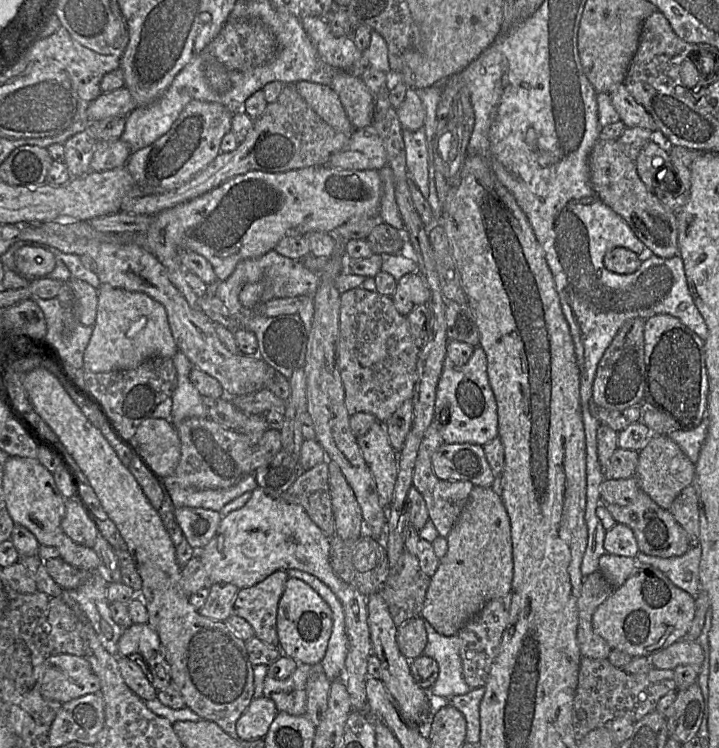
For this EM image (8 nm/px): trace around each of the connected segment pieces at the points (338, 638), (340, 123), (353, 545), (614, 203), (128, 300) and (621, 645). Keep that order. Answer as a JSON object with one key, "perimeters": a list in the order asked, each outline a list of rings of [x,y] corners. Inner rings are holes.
{"perimeters":[[[[287,569],[286,572],[289,577],[300,579],[311,586],[329,605],[332,612],[332,630],[320,667],[330,682],[336,679],[343,680],[348,639],[345,632],[344,611],[339,599],[316,576],[298,569]]],[[[298,81],[296,89],[306,103],[335,130],[351,135],[354,127],[348,119],[338,94],[328,85]]],[[[364,532],[354,539],[343,539],[333,534],[329,537],[329,562],[334,573],[355,587],[365,597],[381,592],[389,574],[388,556],[382,540]]],[[[601,137],[588,159],[591,185],[598,197],[630,226],[652,255],[672,258],[678,255],[678,228],[675,213],[665,207],[640,179],[635,162],[619,149],[615,140]]],[[[102,284],[98,289],[96,322],[84,353],[86,372],[130,370],[153,357],[173,358],[179,351],[164,306],[147,294]]],[[[637,563],[632,574],[612,594],[602,602],[592,616],[594,631],[609,644],[611,649],[619,649],[630,656],[650,656],[674,642],[684,639],[695,616],[696,598],[674,585],[659,569],[643,563]]]]}

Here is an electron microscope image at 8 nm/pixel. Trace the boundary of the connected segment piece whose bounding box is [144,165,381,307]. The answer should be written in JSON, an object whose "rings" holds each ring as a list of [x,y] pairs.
{"rings":[[[328,165],[309,166],[279,173],[251,170],[236,175],[218,187],[191,200],[179,203],[153,216],[144,233],[146,248],[166,268],[173,285],[191,307],[197,307],[198,297],[185,280],[188,272],[181,263],[179,248],[205,257],[219,281],[227,279],[239,262],[258,258],[273,250],[287,236],[306,235],[311,231],[334,233],[335,229],[353,218],[379,216],[381,179],[377,170],[352,170]]]}

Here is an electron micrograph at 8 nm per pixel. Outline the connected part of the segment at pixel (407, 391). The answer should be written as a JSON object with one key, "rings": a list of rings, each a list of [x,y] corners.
{"rings":[[[361,286],[342,293],[336,362],[344,387],[344,402],[348,414],[370,413],[384,424],[404,401],[412,399],[419,349],[414,344],[406,317],[396,310],[390,296],[366,290]]]}

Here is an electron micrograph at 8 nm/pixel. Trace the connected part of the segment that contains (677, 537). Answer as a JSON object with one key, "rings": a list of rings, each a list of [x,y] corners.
{"rings":[[[639,490],[637,498],[629,505],[620,506],[612,503],[604,503],[601,498],[599,505],[603,505],[617,523],[626,524],[633,530],[639,550],[647,555],[662,558],[681,556],[690,548],[685,530],[675,520],[671,512],[659,506],[642,490]]]}

